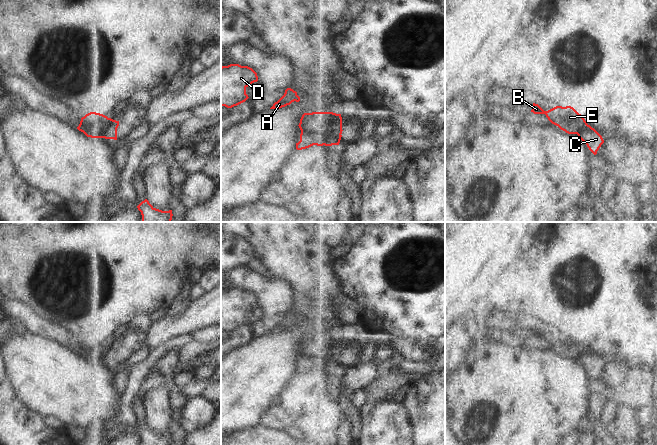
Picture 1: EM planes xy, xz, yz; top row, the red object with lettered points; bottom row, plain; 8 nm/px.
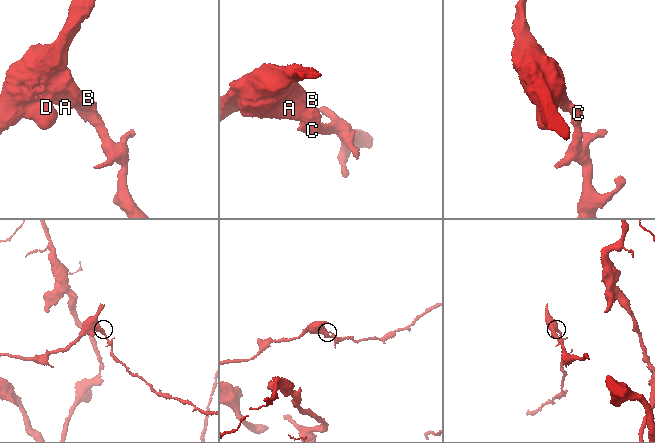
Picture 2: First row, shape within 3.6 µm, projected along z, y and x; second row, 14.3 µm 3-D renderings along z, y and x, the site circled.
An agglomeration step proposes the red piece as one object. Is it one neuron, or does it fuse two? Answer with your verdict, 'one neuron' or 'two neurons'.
two neurons

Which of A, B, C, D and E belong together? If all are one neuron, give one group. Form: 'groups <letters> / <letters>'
groups A B D E / C

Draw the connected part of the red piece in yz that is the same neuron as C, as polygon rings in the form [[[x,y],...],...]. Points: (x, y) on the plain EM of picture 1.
[[[584,342],[581,343],[581,349],[577,359],[594,379],[597,378],[597,375],[604,367],[602,360],[588,349]]]

